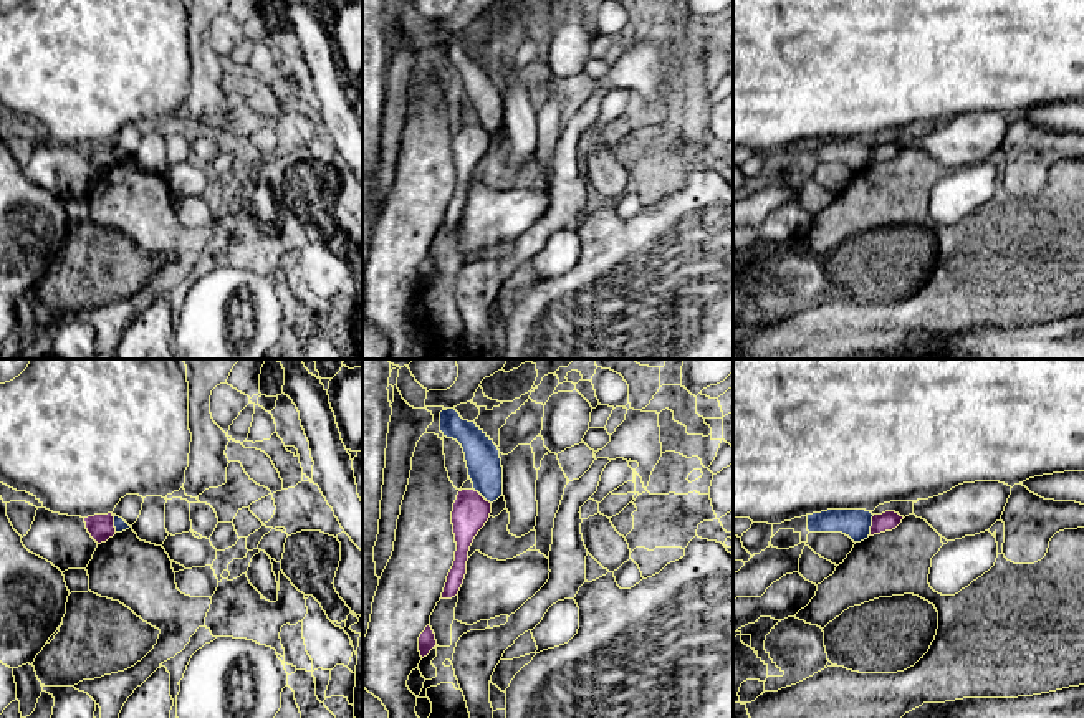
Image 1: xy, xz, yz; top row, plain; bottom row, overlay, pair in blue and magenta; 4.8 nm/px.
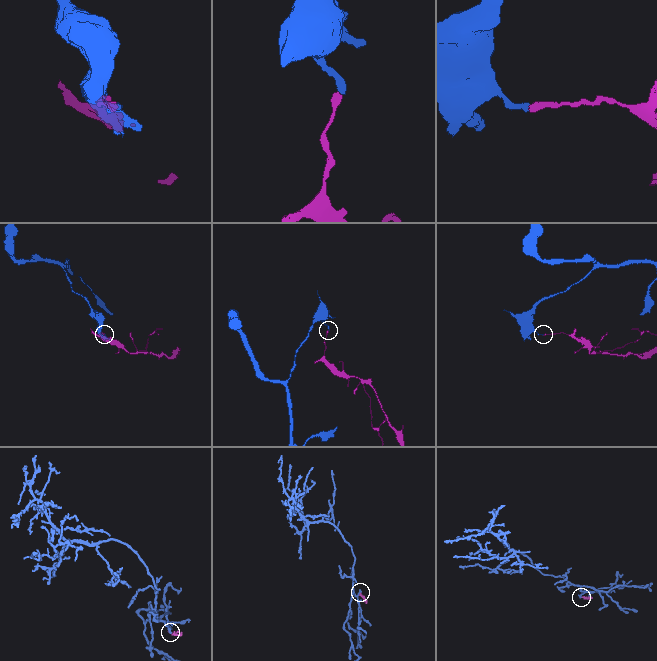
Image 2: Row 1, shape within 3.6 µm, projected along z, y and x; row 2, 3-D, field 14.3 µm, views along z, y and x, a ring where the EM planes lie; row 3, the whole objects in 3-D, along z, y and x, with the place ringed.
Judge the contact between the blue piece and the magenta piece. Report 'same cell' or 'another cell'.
another cell

